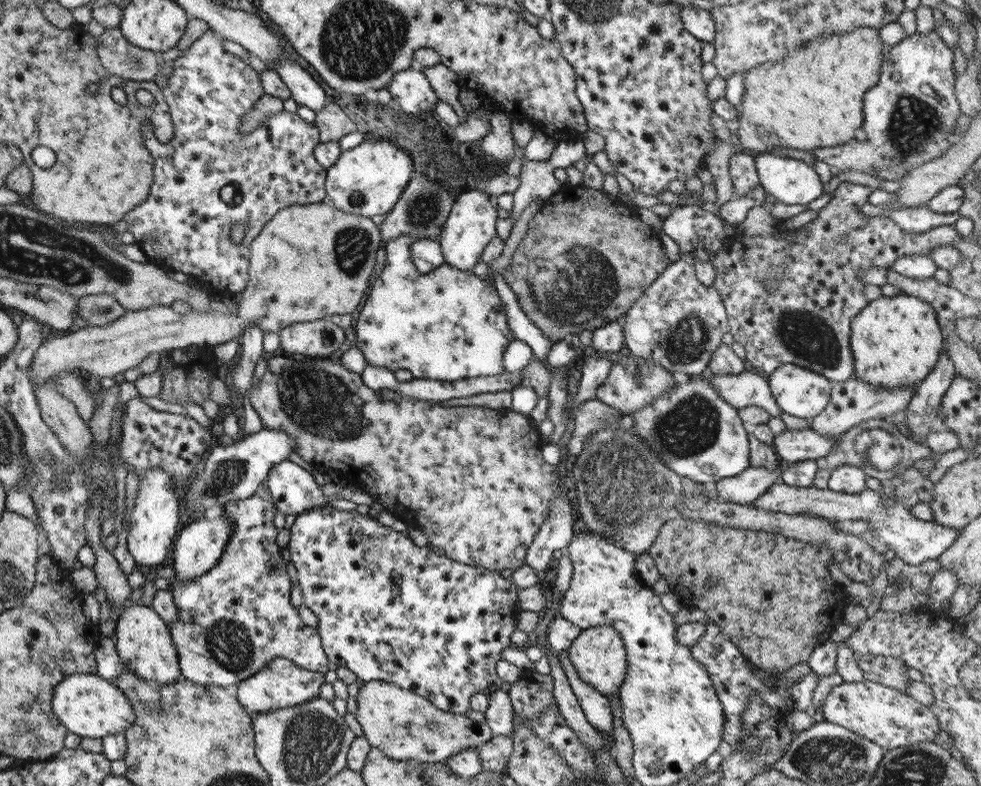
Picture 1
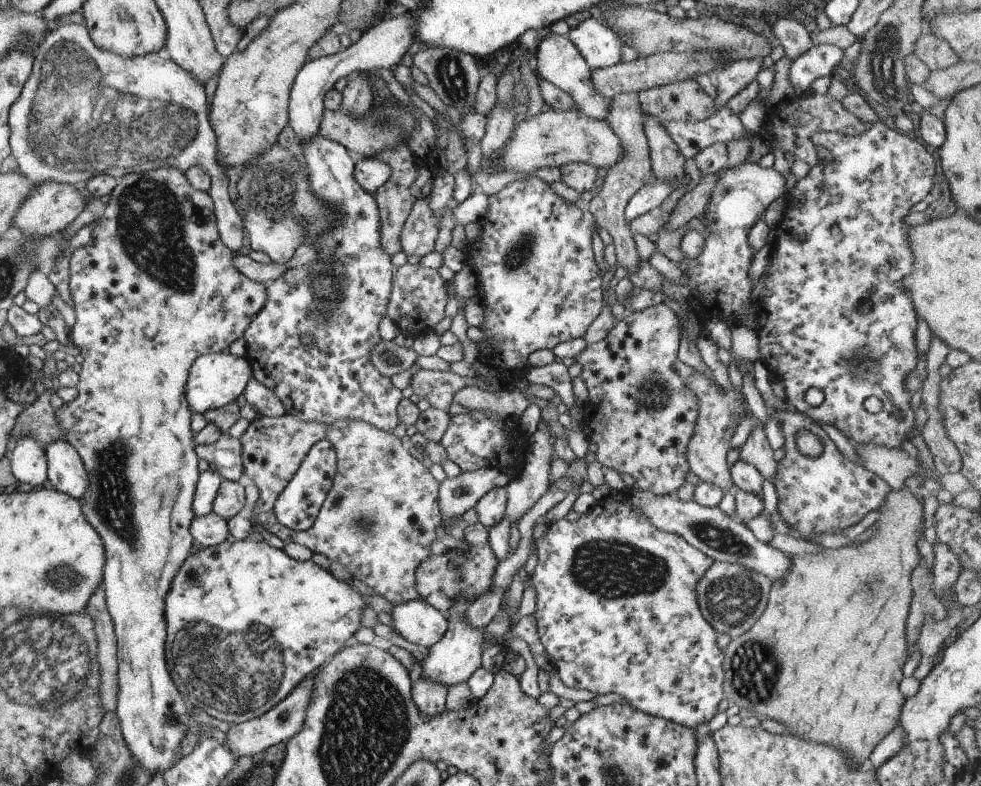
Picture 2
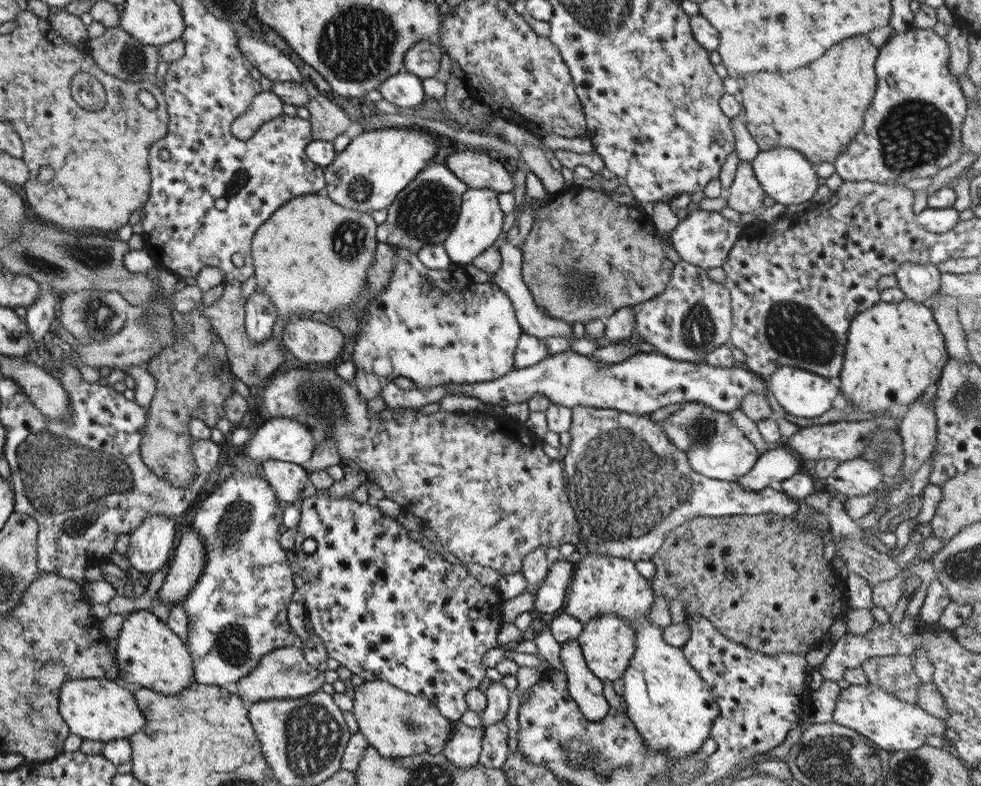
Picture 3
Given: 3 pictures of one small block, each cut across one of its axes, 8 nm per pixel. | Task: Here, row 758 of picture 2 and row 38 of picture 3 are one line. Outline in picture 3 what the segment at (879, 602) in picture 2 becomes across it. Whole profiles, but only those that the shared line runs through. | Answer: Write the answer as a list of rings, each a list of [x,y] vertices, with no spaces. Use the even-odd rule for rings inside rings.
[[[856,34],[849,38],[845,38],[843,41],[831,46],[821,57],[817,58],[815,62],[811,62],[809,66],[805,68],[799,68],[799,70],[793,70],[793,72],[754,72],[746,74],[743,77],[745,86],[740,88],[740,106],[744,110],[743,121],[747,132],[751,135],[751,138],[756,142],[758,149],[764,151],[776,146],[782,146],[798,150],[813,166],[819,164],[819,162],[835,162],[840,152],[843,152],[847,145],[850,144],[852,138],[858,134],[861,130],[861,124],[863,124],[863,115],[867,110],[867,106],[871,104],[873,93],[876,89],[876,76],[874,73],[874,62],[879,54],[877,47],[869,43],[865,34]]]

